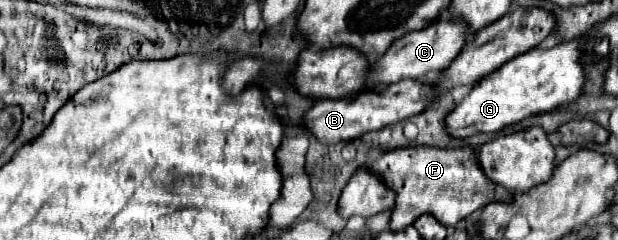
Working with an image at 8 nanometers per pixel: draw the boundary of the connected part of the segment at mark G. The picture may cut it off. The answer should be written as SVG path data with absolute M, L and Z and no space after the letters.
M579 38L573 42L561 42L551 50L529 50L527 54L505 62L499 70L487 74L487 78L479 80L463 98L463 102L459 102L455 110L447 114L447 134L451 138L469 138L479 132L493 134L509 124L521 122L527 116L547 114L577 100L585 82L579 62L581 44L583 40Z

